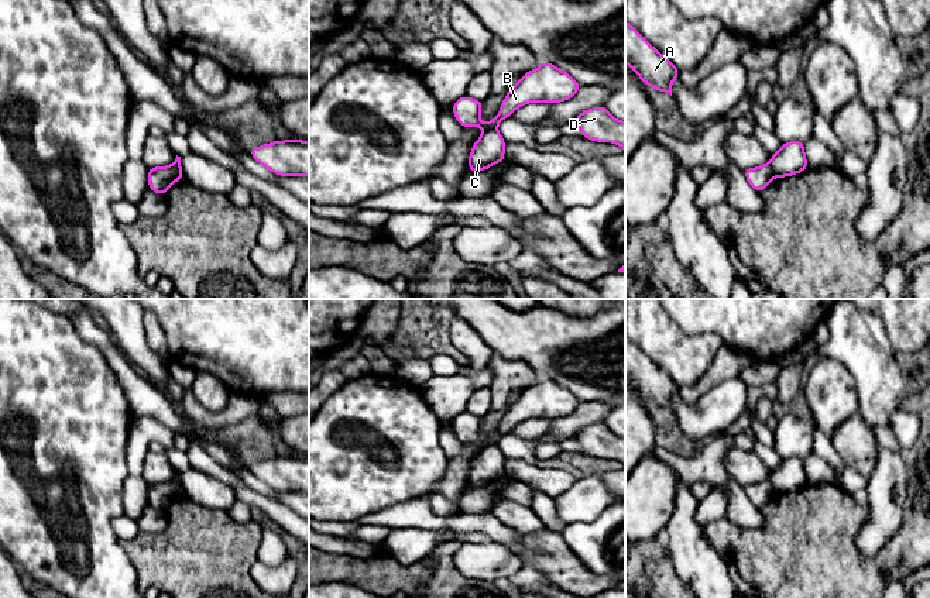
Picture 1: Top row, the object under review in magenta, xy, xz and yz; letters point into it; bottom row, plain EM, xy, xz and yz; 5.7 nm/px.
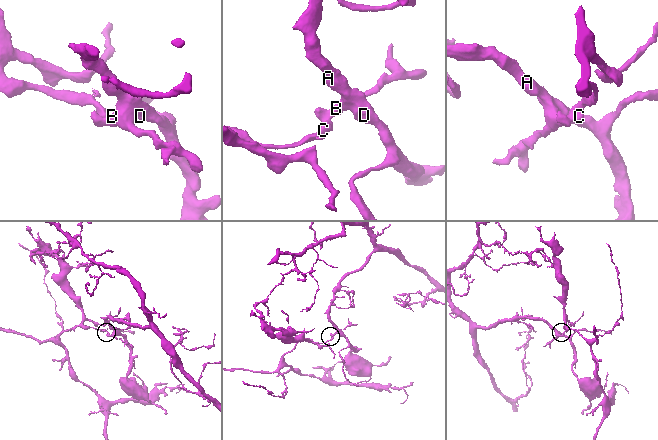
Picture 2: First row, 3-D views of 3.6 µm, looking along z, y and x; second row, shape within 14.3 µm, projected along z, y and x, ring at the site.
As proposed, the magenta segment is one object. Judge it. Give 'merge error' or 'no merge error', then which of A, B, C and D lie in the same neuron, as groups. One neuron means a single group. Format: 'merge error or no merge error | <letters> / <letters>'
merge error | A B D / C

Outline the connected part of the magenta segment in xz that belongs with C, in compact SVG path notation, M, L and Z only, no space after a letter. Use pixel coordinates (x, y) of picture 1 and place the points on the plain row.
M497 444L485 446L471 463L469 472L470 488L485 487L490 482L505 477L505 456Z

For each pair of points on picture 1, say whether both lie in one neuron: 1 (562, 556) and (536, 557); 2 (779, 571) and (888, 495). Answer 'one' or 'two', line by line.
1: one
2: two

